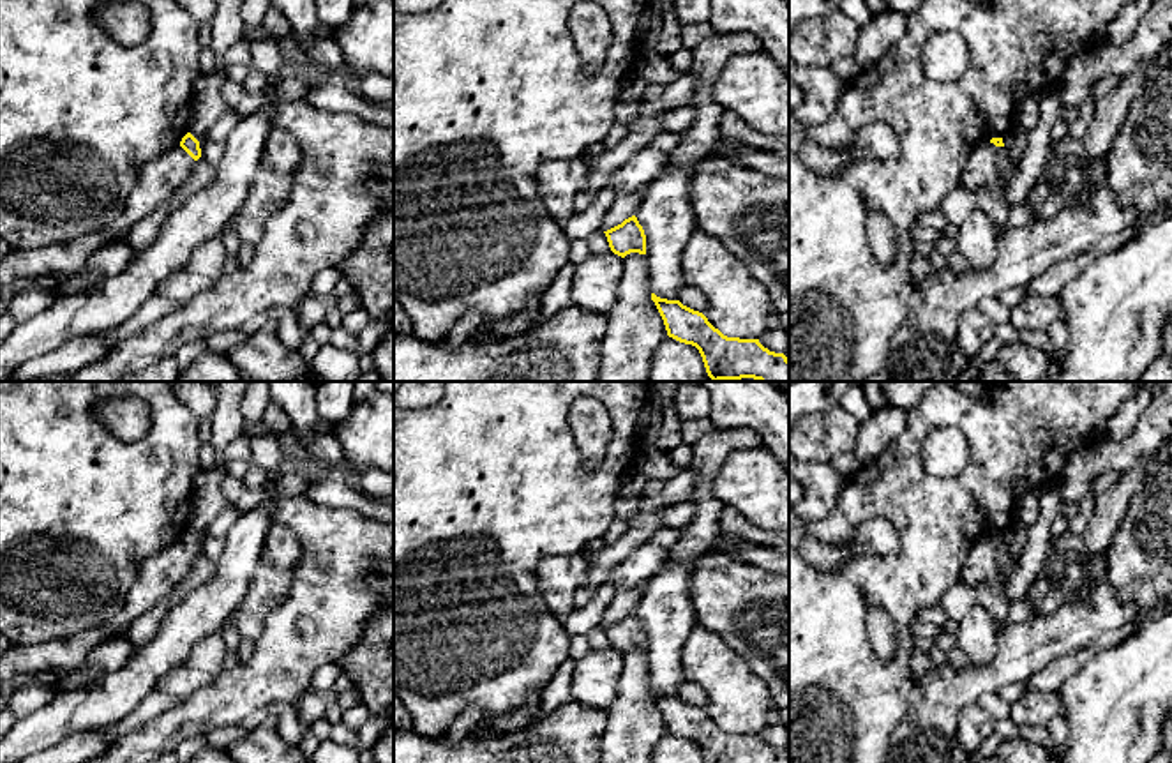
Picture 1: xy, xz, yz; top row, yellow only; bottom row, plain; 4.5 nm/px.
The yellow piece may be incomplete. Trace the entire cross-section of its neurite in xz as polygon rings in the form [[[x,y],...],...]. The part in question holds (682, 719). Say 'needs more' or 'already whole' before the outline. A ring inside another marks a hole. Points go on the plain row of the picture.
already whole | [[[651,689],[667,731],[699,745],[704,763],[789,763],[784,749],[764,744],[759,735],[727,733],[708,714],[680,696]]]

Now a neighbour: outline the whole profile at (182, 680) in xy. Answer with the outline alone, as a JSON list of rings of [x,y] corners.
[[[185,662],[164,673],[157,684],[157,689],[184,701],[191,698],[198,689],[212,684],[212,680],[214,676],[210,673],[196,669]]]

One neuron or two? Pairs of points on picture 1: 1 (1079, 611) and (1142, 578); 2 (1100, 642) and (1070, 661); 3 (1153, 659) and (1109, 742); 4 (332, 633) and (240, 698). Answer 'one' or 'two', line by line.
1: two
2: one
3: one
4: one

